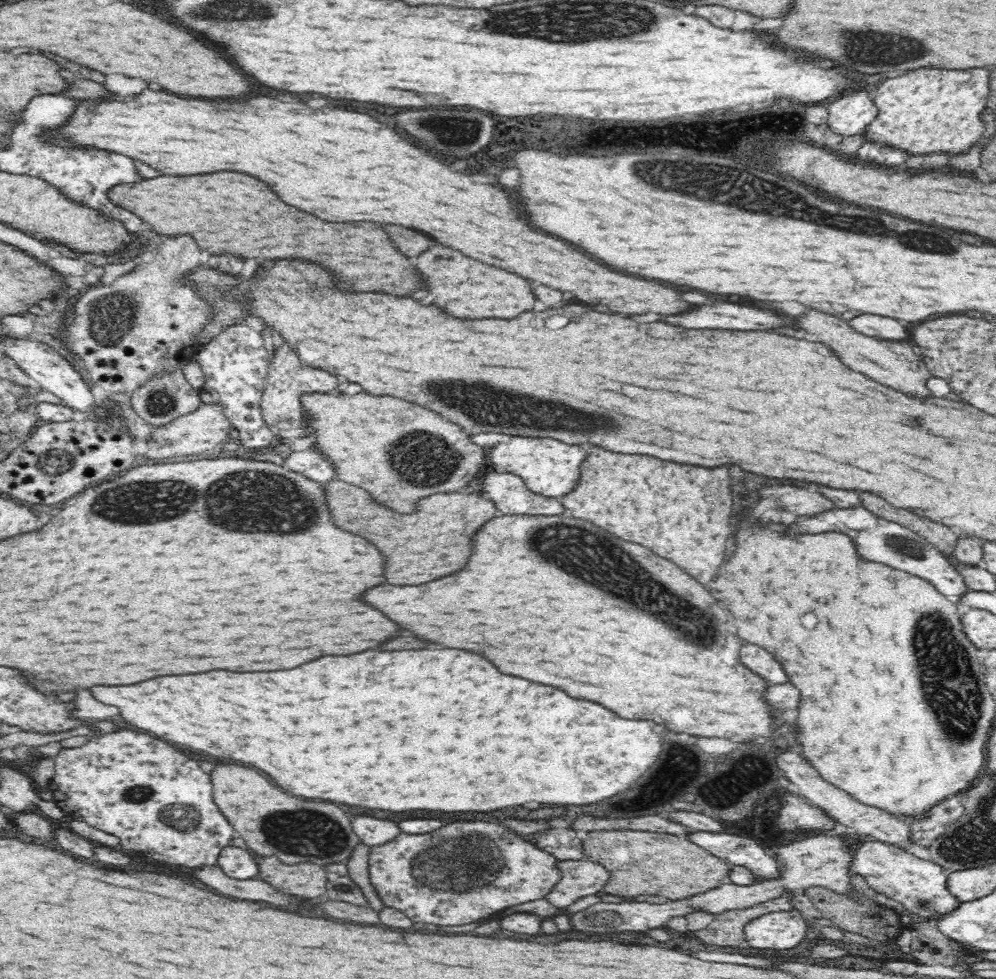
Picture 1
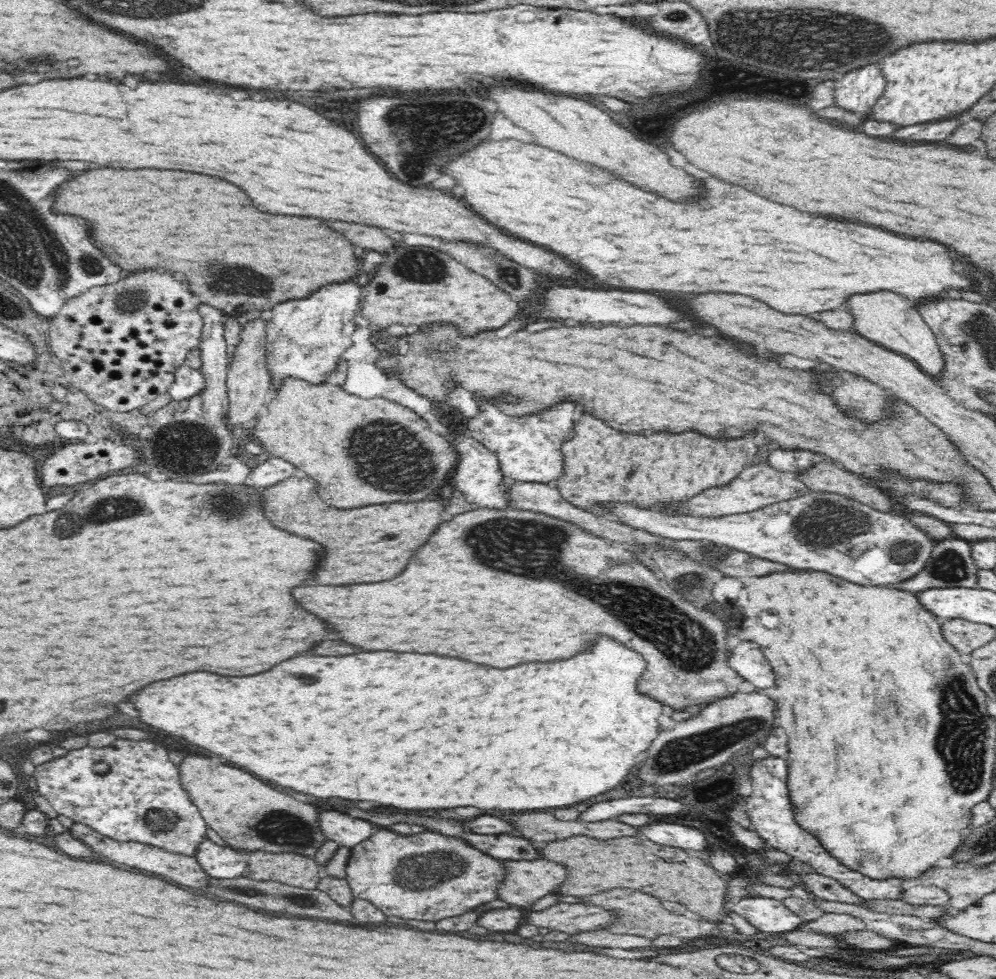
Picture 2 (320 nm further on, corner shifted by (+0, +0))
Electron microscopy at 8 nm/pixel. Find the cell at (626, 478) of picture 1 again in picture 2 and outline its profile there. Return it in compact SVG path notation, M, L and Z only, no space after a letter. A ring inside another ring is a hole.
M582 414L580 420L574 424L574 432L561 447L563 454L564 476L558 482L559 493L574 506L590 511L598 516L605 516L606 511L598 507L598 502L629 502L642 508L655 509L671 514L670 509L662 510L666 502L684 502L686 498L698 494L700 490L706 490L710 486L720 486L730 483L744 470L744 464L756 454L758 446L754 442L754 434L746 434L742 438L730 438L730 440L718 440L708 438L704 434L696 432L682 432L682 434L670 434L670 432L656 432L652 436L634 436L626 432L616 432L610 426L606 426L602 420Z

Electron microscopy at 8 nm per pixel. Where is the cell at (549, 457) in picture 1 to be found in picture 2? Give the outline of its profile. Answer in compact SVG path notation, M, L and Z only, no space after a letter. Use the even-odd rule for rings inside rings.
M482 400L478 404L482 406L477 407L474 417L466 418L463 427L470 437L496 455L500 470L508 481L548 483L560 477L563 469L562 444L570 438L574 422L582 414L582 406L578 402L558 404L542 414L532 412L522 417L506 414L490 400Z

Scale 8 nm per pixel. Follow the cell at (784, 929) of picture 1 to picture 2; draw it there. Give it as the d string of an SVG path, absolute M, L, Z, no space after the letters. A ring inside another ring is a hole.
M745 897L728 905L729 910L746 918L758 931L786 936L796 931L804 920L788 908L787 902L774 898Z

